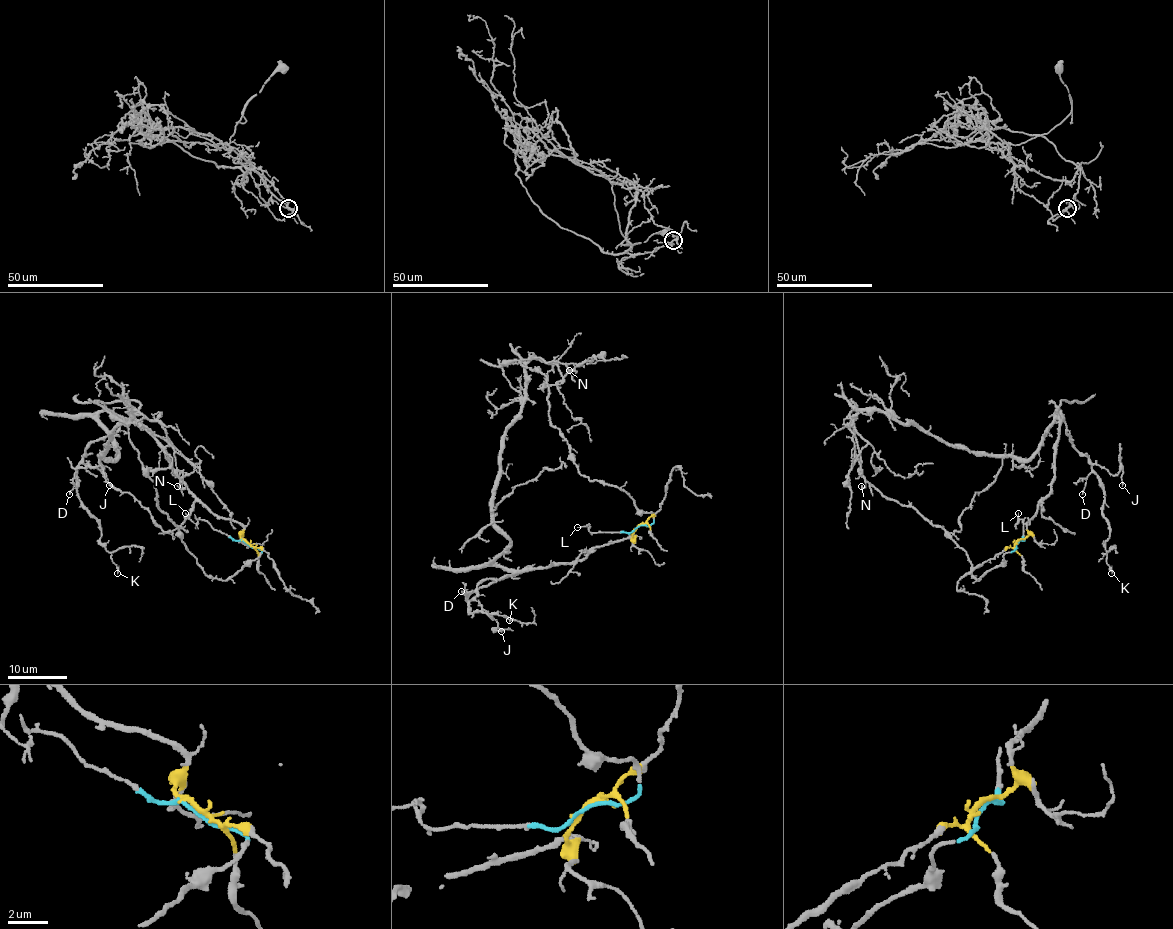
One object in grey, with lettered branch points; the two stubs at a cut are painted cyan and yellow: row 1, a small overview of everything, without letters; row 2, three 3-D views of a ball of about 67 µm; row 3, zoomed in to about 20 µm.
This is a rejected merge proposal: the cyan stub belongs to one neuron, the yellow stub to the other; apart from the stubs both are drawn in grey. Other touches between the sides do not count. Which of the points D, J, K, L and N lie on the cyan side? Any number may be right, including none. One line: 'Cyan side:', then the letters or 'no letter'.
Cyan side: L, N

